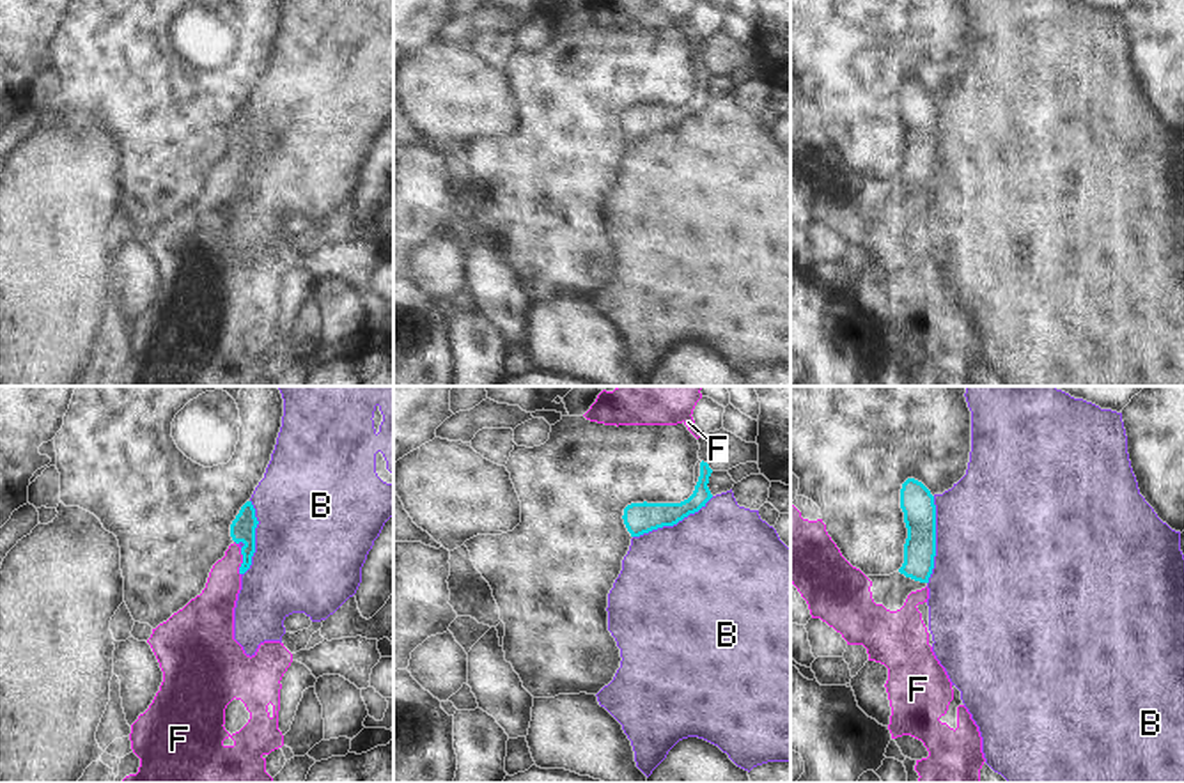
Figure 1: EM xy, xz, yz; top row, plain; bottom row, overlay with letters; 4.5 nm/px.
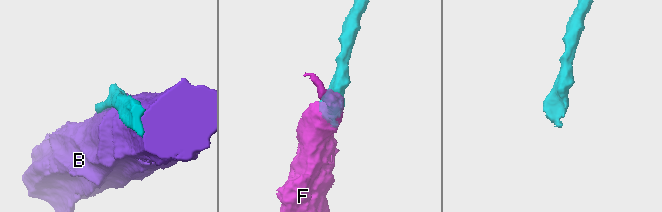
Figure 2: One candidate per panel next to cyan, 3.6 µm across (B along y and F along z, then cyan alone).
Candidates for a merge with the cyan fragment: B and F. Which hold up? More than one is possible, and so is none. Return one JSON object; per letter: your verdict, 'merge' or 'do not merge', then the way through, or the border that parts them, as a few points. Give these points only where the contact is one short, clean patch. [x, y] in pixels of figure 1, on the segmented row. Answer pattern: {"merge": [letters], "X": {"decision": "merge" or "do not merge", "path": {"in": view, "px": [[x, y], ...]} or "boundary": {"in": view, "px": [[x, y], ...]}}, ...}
{"merge": ["F"], "B": {"decision": "do not merge"}, "F": {"decision": "merge", "path": {"in": "xy", "px": [[243, 527], [247, 535], [243, 562], [224, 581], [213, 608]]}}}

